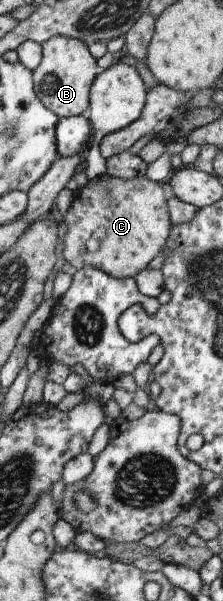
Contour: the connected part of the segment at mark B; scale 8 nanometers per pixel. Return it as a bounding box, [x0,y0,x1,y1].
[31,35,97,118]

